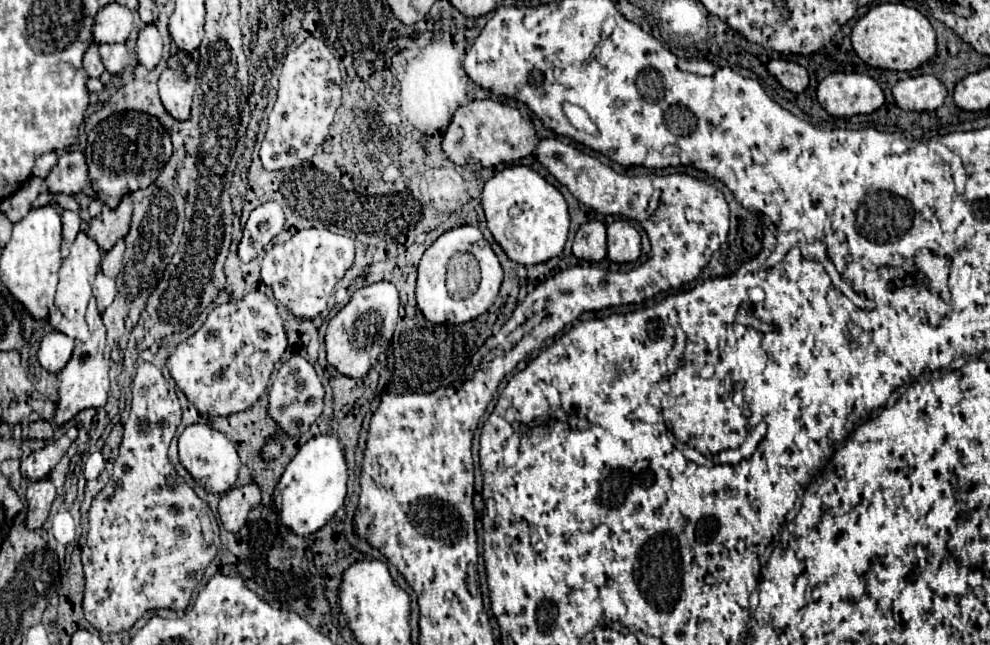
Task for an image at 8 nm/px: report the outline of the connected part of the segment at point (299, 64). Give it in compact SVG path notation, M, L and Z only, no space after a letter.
M310 36L286 56L280 72L278 100L270 114L266 138L260 148L260 160L266 170L292 168L314 156L341 104L341 86L338 62L322 40Z

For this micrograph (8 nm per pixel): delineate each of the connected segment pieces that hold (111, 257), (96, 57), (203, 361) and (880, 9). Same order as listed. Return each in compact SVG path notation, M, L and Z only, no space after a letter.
M118 240L116 246L104 254L102 260L102 274L108 278L116 278L116 274L122 268L122 256L124 256L124 240Z
M94 42L86 54L84 54L84 70L88 72L88 76L94 76L94 78L100 78L102 72L104 72L104 64L100 60L100 54L98 54L98 44Z
M252 292L242 300L214 308L204 326L174 350L166 366L176 386L200 414L230 416L250 408L264 394L274 364L286 346L288 340L276 304L262 292Z
M884 2L870 8L852 28L854 52L872 68L914 70L936 52L936 34L926 16L902 2Z

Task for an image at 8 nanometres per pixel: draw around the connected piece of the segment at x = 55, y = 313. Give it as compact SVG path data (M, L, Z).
M80 232L76 236L76 242L70 248L70 256L62 262L62 268L58 272L60 282L58 282L58 290L56 290L56 300L54 300L54 308L50 310L48 322L54 326L54 330L70 336L76 342L86 342L90 338L84 314L86 314L86 306L88 300L92 296L92 282L94 276L98 272L100 266L100 248L94 240L90 240L84 232Z

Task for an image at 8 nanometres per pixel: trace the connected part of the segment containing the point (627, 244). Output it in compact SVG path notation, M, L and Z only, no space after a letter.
M626 220L608 226L608 258L612 262L634 262L640 256L640 234Z

